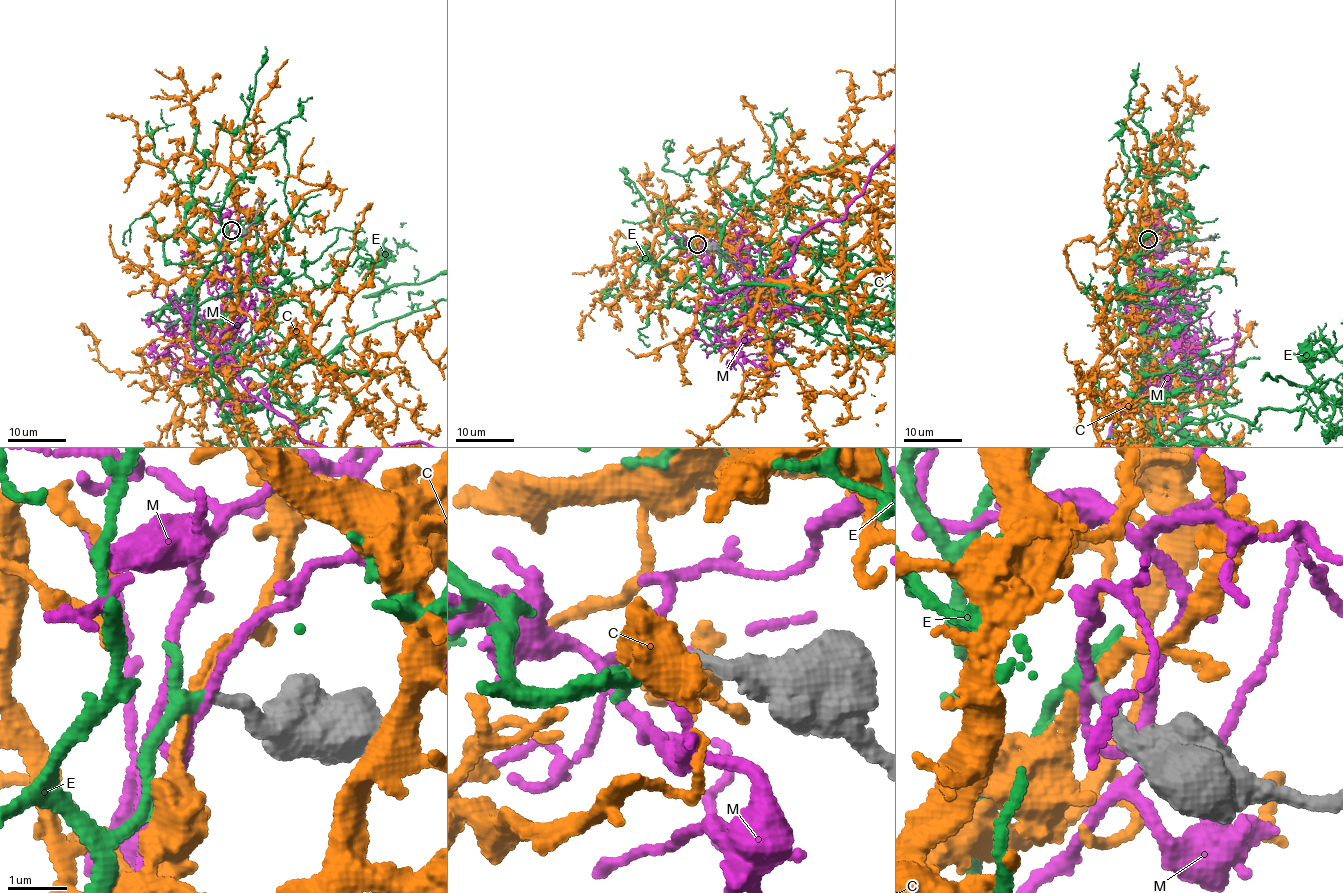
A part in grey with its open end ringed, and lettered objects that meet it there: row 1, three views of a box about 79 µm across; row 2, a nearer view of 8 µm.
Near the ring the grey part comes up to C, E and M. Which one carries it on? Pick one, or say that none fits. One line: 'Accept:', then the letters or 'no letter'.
Accept: E

